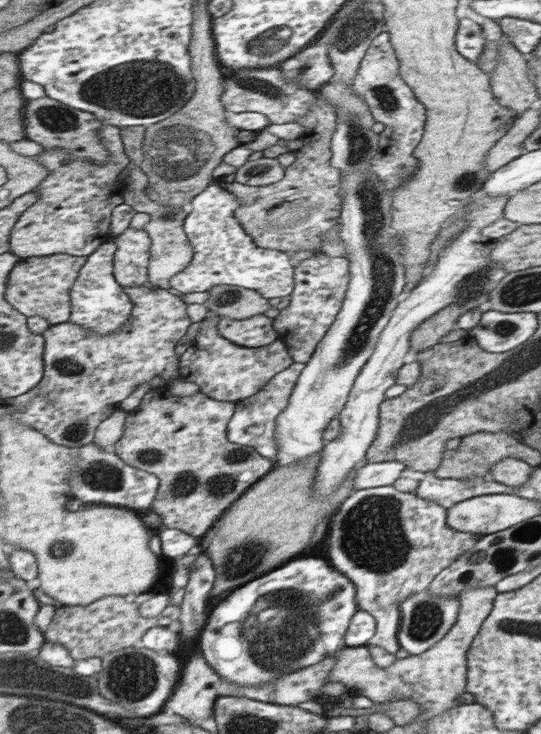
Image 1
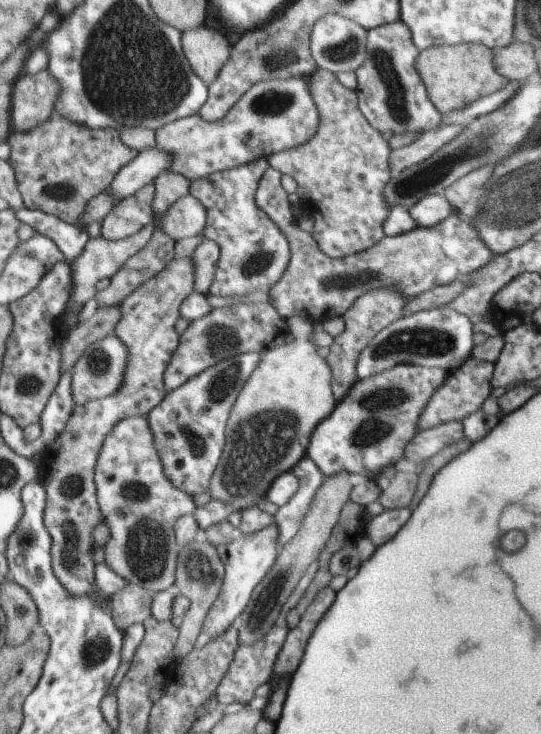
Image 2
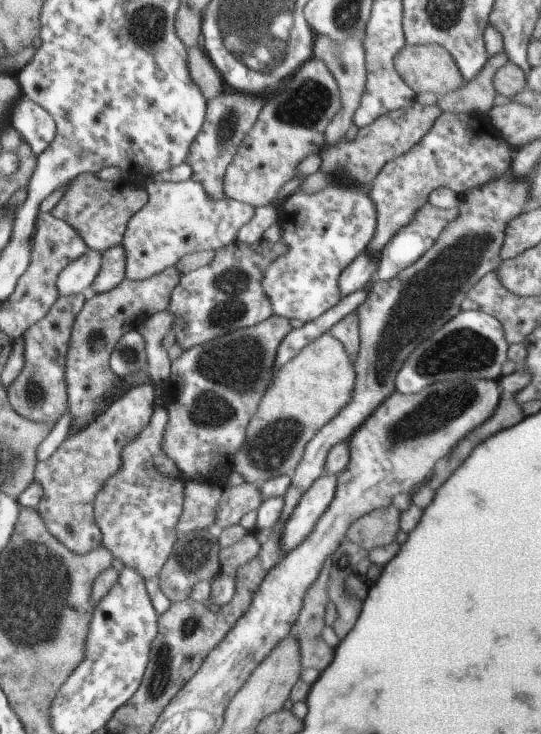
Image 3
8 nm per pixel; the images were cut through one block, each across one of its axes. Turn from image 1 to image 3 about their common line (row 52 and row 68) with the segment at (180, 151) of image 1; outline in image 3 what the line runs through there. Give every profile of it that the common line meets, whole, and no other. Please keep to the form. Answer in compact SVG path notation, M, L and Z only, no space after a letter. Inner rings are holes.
M195 46L189 50L189 54L191 54L191 72L195 78L195 84L201 88L203 96L207 96L207 100L213 100L221 90L219 70L213 66L211 58L203 48Z

